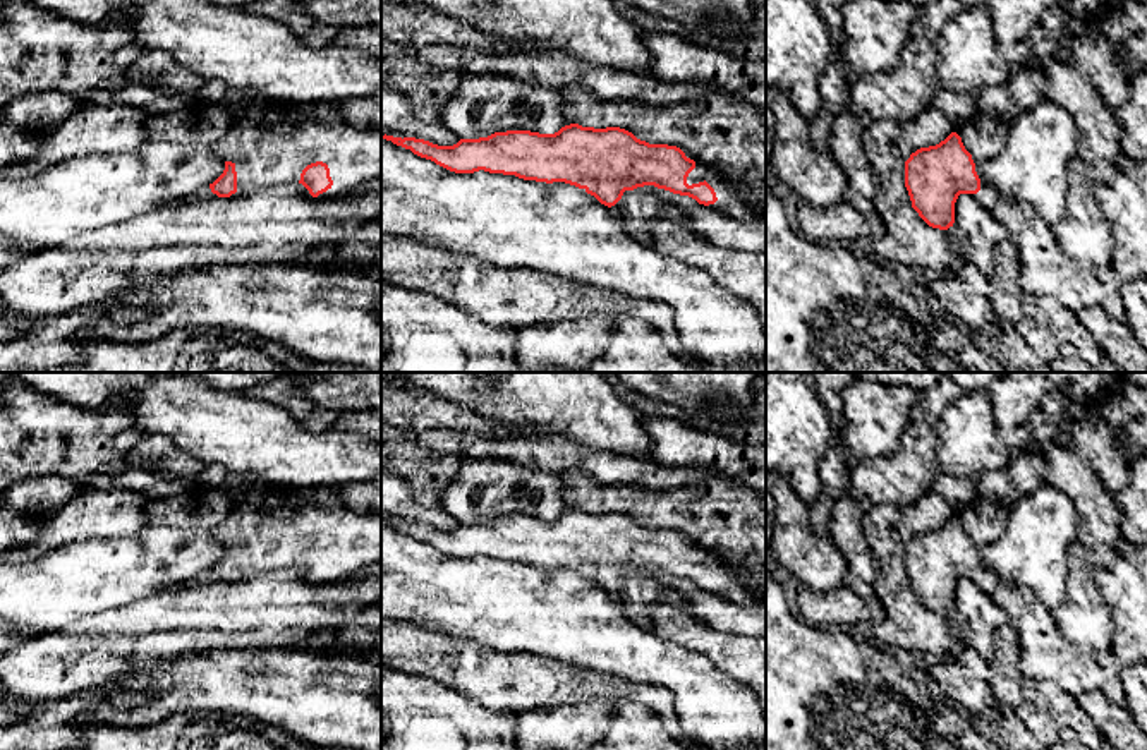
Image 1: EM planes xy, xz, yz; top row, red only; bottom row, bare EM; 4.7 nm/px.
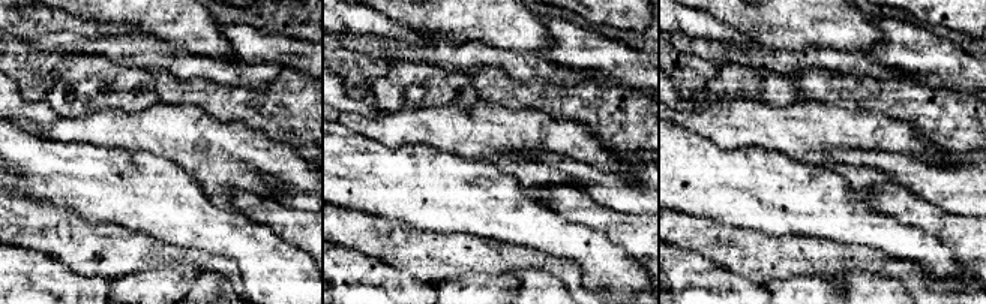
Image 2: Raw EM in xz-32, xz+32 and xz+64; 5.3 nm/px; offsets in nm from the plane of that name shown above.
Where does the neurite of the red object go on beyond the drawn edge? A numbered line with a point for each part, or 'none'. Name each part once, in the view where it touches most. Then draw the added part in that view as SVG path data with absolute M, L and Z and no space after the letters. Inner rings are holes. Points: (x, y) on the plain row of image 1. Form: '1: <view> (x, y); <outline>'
1: xy (272, 526); M246 475L239 482L244 486L242 498L227 505L223 522L213 530L223 546L235 549L237 577L232 584L280 568L297 568L302 554L316 546L328 549L333 565L318 584L345 580L367 566L381 568L381 515L355 513L342 499L338 487L290 489L256 475Z

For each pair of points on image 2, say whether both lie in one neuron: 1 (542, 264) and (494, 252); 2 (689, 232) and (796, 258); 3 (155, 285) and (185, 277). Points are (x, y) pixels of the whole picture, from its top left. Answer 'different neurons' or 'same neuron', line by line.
1: same neuron
2: same neuron
3: same neuron

